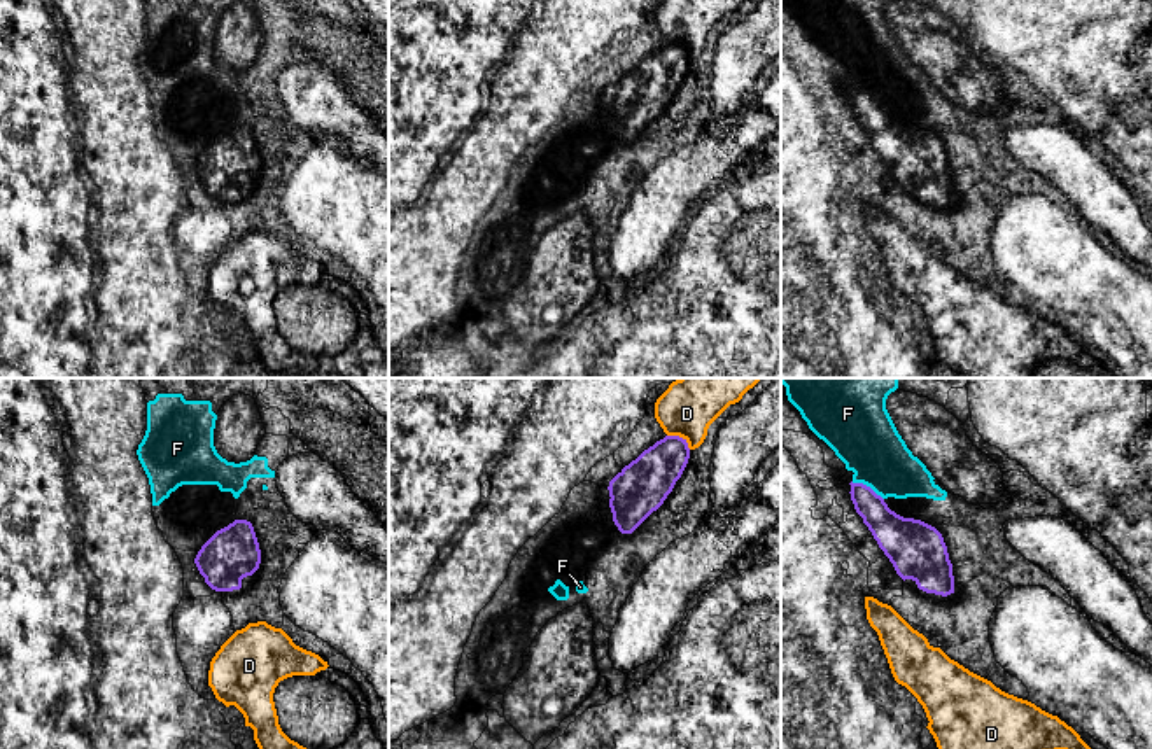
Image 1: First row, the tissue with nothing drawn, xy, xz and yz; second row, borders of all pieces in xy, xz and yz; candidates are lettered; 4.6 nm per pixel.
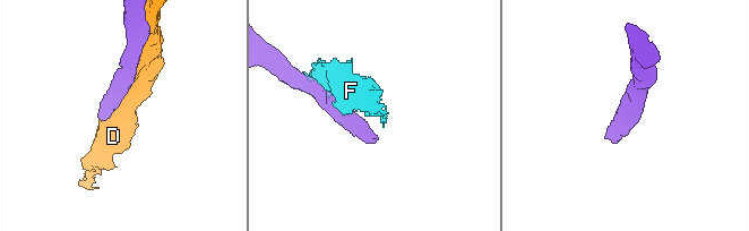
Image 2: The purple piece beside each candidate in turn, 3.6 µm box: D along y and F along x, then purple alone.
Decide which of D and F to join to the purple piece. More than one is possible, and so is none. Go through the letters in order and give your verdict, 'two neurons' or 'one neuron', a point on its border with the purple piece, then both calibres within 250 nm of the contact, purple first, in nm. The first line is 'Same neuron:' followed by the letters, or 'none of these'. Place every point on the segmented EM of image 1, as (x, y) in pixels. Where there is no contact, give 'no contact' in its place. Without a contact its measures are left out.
Same neuron: none of these
D: two neurons | xz (678, 436) | 220/260 nm
F: two neurons | yz (865, 485) | 160/300 nm

